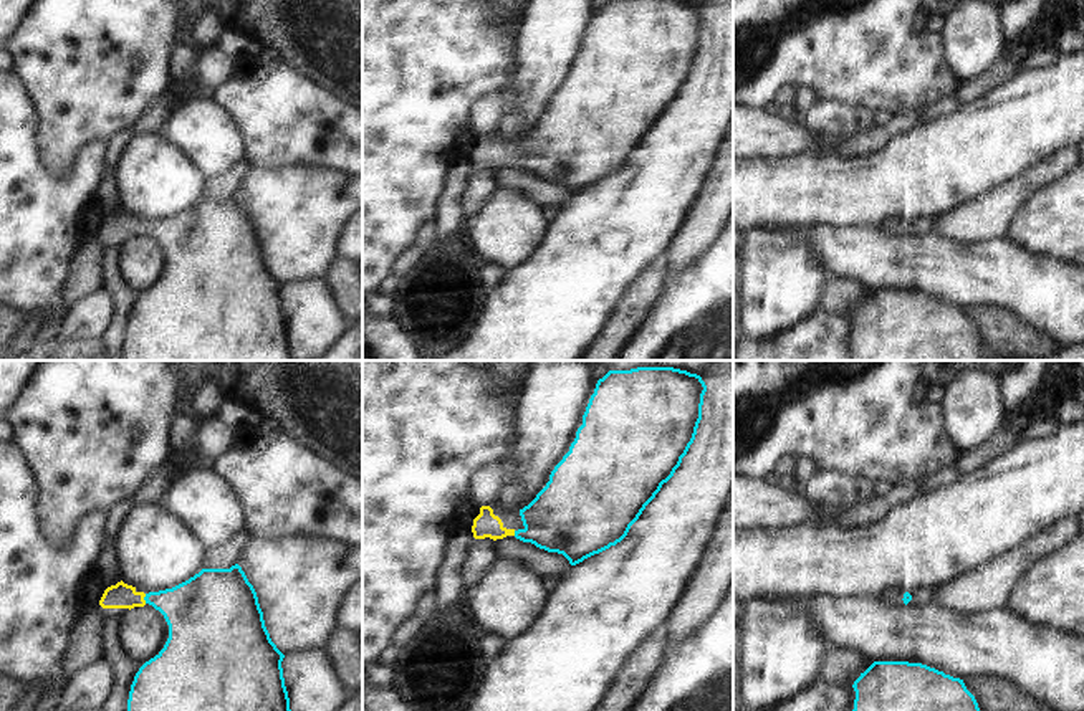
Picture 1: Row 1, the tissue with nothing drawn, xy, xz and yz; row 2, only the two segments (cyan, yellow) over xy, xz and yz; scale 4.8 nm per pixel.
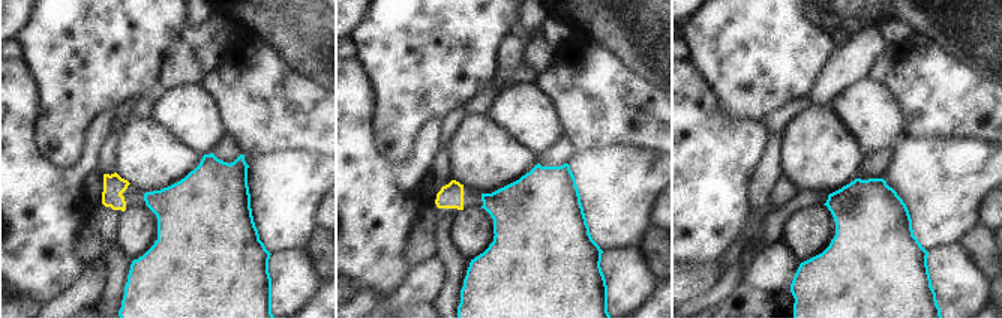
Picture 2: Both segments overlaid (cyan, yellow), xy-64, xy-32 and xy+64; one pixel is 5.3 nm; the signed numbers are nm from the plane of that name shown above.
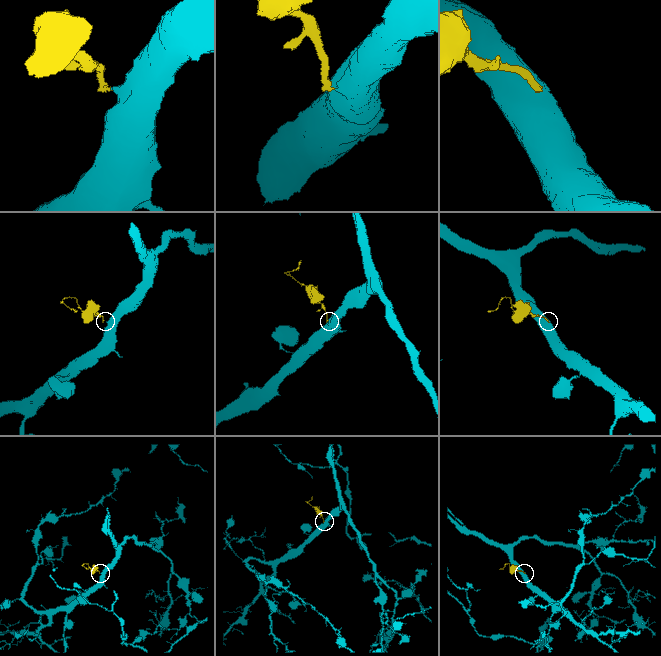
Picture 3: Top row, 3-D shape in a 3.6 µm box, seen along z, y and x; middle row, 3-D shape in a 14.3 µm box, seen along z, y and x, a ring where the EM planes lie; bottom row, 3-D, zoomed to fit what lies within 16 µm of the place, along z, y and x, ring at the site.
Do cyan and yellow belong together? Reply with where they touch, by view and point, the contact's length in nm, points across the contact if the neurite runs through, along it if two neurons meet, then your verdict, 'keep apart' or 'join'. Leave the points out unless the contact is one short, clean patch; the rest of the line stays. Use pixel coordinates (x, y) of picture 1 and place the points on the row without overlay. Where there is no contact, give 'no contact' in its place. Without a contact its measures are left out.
meets cyan in xy at (144, 229); contact 50 nm long; runs through xy (194, 240), (166, 230), (144, 229), (121, 225); join

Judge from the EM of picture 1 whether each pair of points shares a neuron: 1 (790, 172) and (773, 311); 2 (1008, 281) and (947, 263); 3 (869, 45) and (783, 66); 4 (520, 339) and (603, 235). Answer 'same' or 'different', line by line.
1: different
2: same
3: same
4: same

